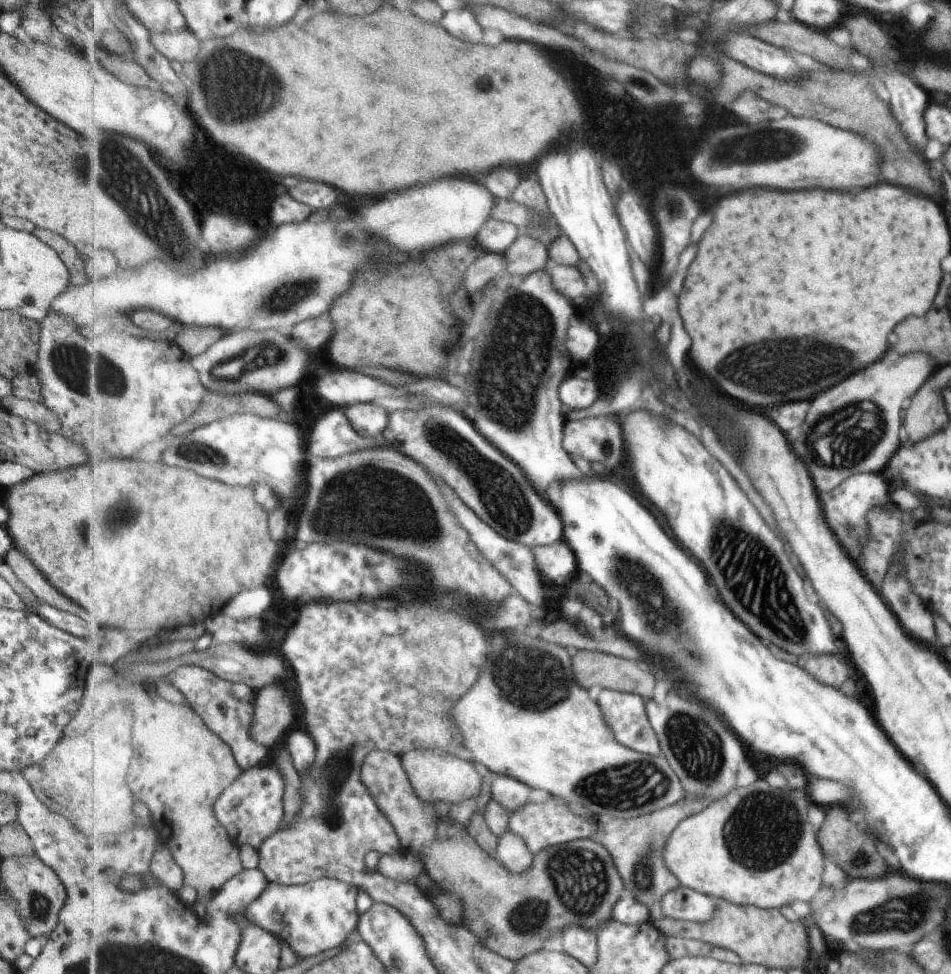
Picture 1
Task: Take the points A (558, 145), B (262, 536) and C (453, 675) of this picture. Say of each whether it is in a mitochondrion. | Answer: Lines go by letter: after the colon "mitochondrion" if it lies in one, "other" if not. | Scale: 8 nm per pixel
A: other
B: other
C: other

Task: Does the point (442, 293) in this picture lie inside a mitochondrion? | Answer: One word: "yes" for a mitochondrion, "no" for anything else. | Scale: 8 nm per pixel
no

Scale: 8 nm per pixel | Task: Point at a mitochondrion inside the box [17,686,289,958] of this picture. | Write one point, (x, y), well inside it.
(40, 906)

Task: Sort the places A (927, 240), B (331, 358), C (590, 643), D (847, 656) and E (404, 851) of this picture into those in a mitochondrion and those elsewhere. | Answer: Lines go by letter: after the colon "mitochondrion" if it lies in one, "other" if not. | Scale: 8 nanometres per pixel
A: other
B: other
C: other
D: other
E: other

